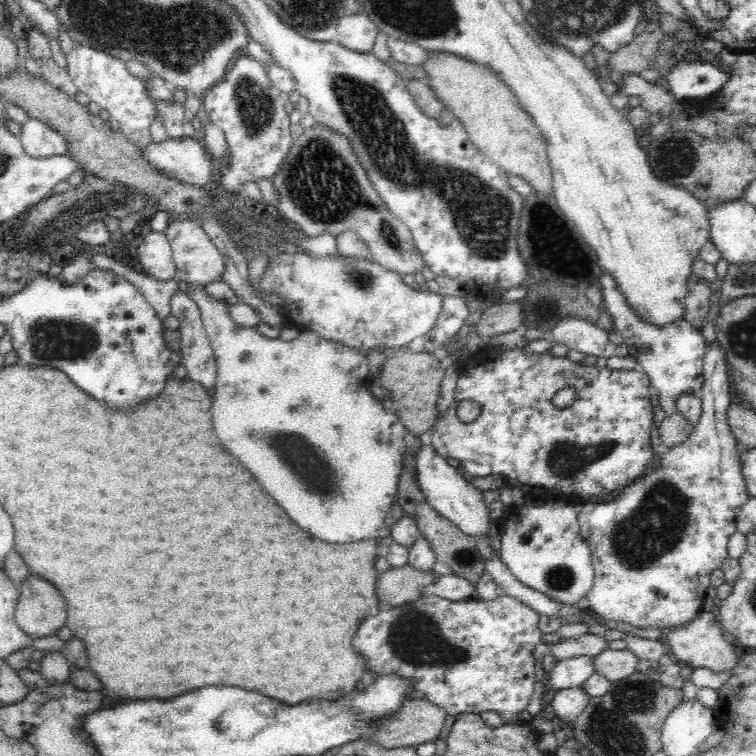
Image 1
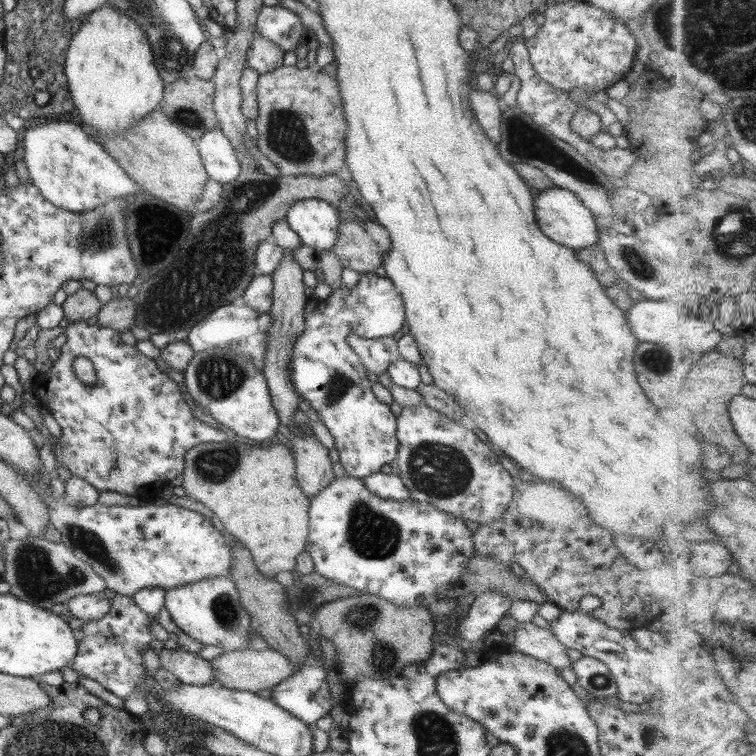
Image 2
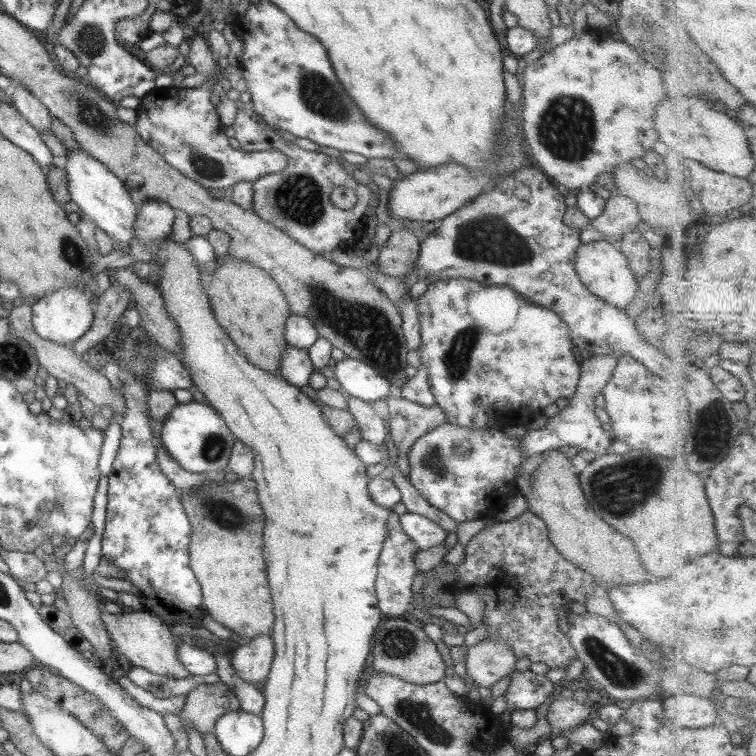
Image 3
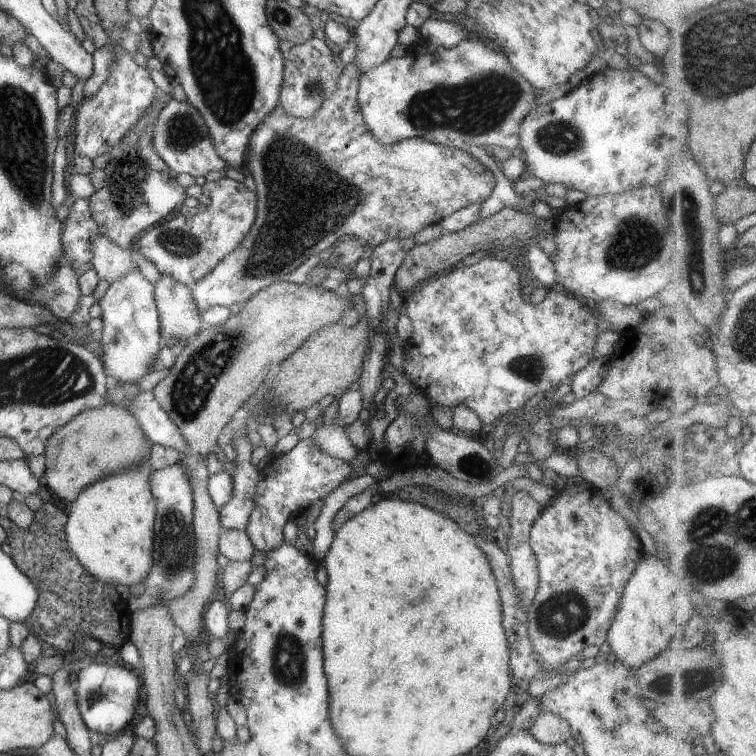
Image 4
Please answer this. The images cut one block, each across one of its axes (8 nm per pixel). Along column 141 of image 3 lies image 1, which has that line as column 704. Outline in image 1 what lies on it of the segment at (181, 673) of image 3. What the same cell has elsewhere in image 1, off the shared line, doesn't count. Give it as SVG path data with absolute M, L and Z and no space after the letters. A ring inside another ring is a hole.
M702 611L693 621L672 629L668 634L668 644L675 658L693 669L708 668L712 672L731 672L740 664L741 651L736 644L725 640L715 611Z

